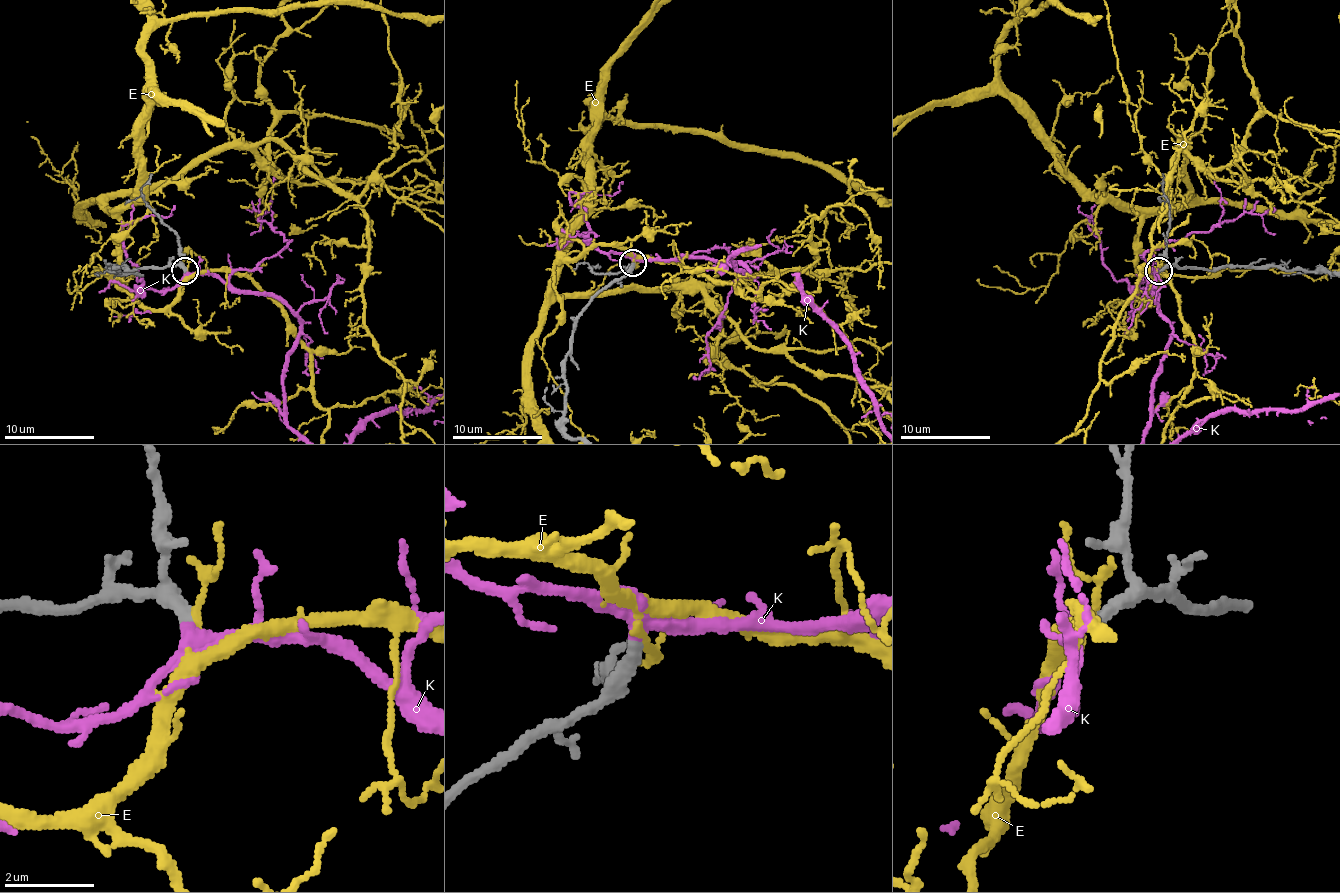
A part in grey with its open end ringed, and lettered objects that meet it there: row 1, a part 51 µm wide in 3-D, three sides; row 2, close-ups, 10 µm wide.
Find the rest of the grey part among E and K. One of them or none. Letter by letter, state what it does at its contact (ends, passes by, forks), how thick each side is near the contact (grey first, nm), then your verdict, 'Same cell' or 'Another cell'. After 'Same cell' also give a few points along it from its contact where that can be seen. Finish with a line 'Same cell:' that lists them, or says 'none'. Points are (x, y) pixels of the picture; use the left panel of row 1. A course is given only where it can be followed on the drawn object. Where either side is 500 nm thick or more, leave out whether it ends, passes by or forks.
E: It forks there. Thickness 320 nm (grey) against 100 nm. Another cell
K: It passes by. Thickness 320 nm (grey) against 340 nm. Same cell
Same cell: K

